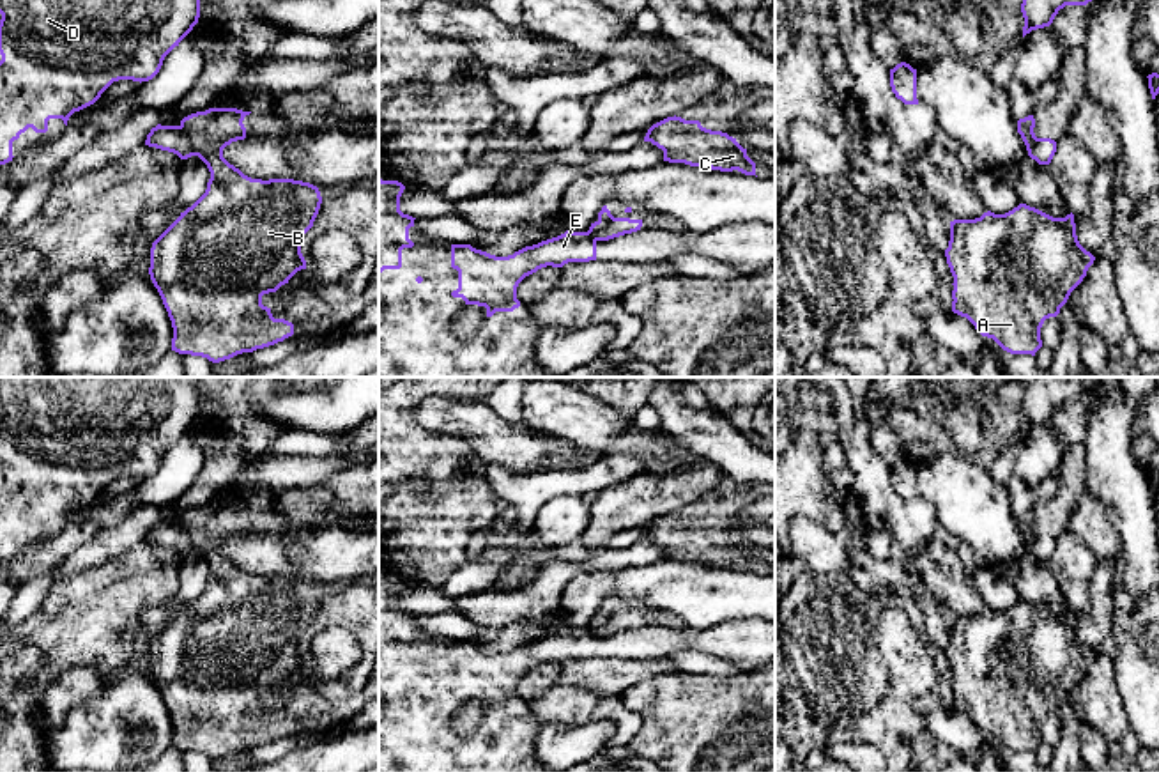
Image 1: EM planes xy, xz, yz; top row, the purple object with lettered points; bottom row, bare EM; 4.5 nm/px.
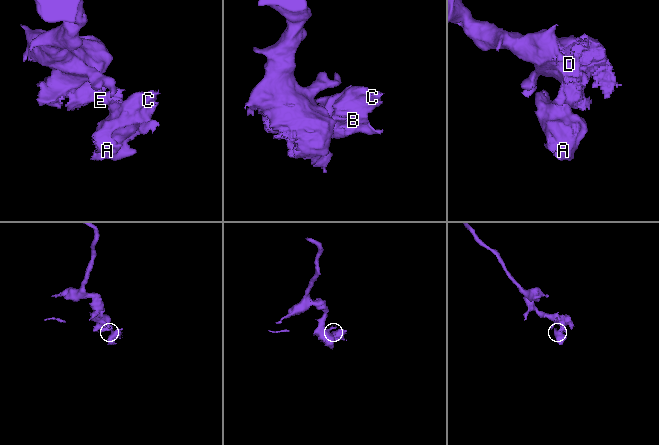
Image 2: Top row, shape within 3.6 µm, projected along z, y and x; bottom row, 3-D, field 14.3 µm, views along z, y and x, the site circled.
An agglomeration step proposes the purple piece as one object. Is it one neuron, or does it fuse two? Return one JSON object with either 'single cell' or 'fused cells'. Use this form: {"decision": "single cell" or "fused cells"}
{"decision": "fused cells"}

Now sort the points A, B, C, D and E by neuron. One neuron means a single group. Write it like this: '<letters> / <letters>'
A B C / D E

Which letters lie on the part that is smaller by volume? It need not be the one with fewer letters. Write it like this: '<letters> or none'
A, B, C

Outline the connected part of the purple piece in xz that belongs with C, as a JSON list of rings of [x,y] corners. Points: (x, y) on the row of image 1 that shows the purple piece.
[[[667,117],[648,129],[644,142],[662,149],[664,161],[669,163],[756,175],[756,163],[736,138],[722,131],[706,129],[699,120]]]

